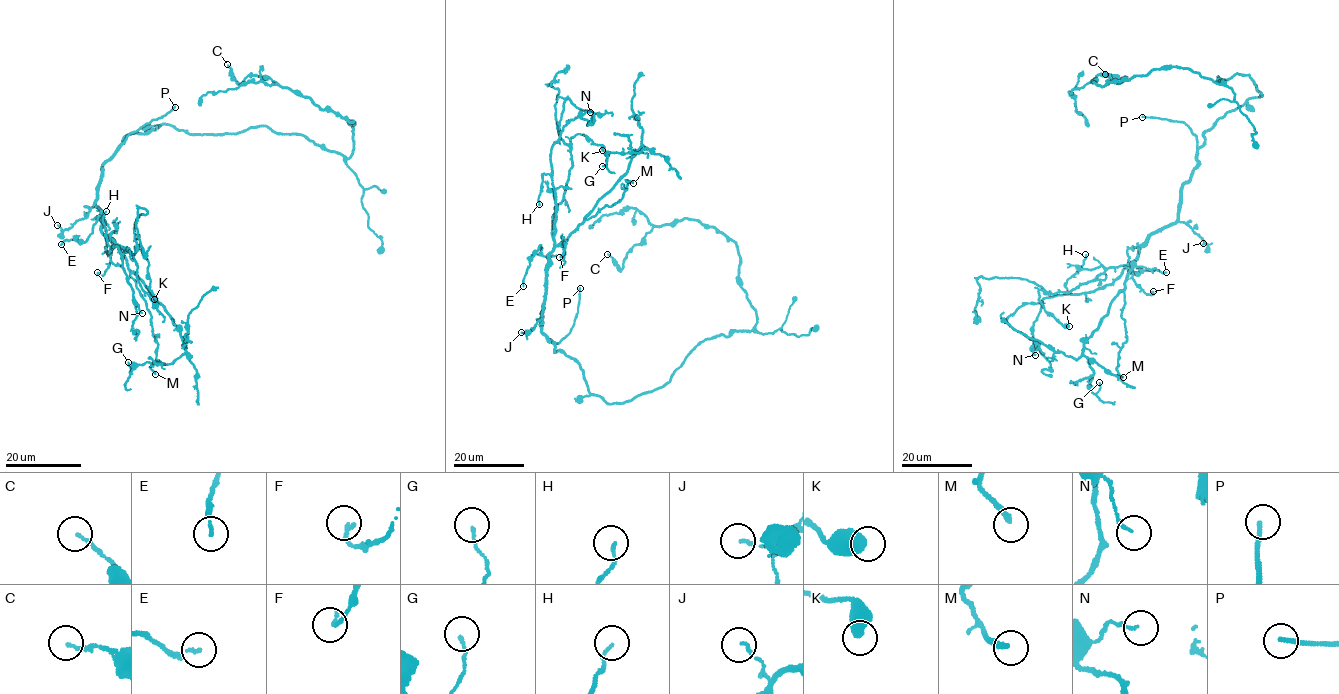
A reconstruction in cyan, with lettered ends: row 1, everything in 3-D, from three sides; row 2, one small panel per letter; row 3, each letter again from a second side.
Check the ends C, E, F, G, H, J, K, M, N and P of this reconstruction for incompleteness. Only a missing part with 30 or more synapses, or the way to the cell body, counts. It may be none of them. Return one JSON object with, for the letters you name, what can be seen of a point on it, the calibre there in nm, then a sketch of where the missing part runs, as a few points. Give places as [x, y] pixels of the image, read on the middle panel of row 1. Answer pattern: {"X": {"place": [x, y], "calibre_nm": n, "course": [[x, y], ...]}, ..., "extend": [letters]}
{"P": {"place": [580, 288], "calibre_nm": 170}, "extend": ["P"]}

